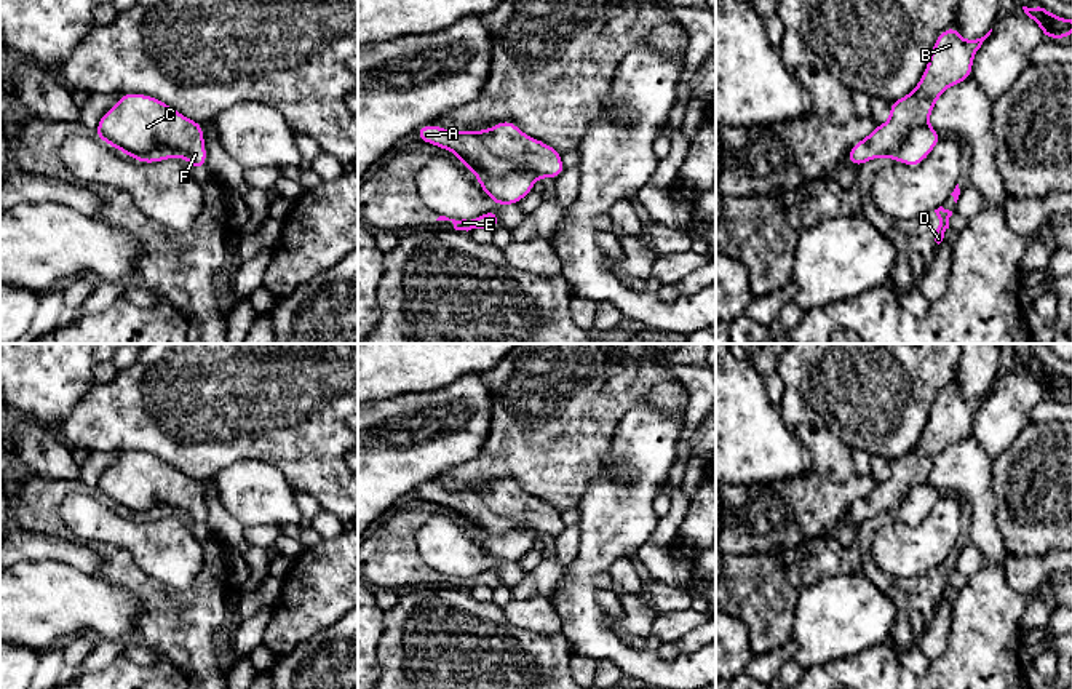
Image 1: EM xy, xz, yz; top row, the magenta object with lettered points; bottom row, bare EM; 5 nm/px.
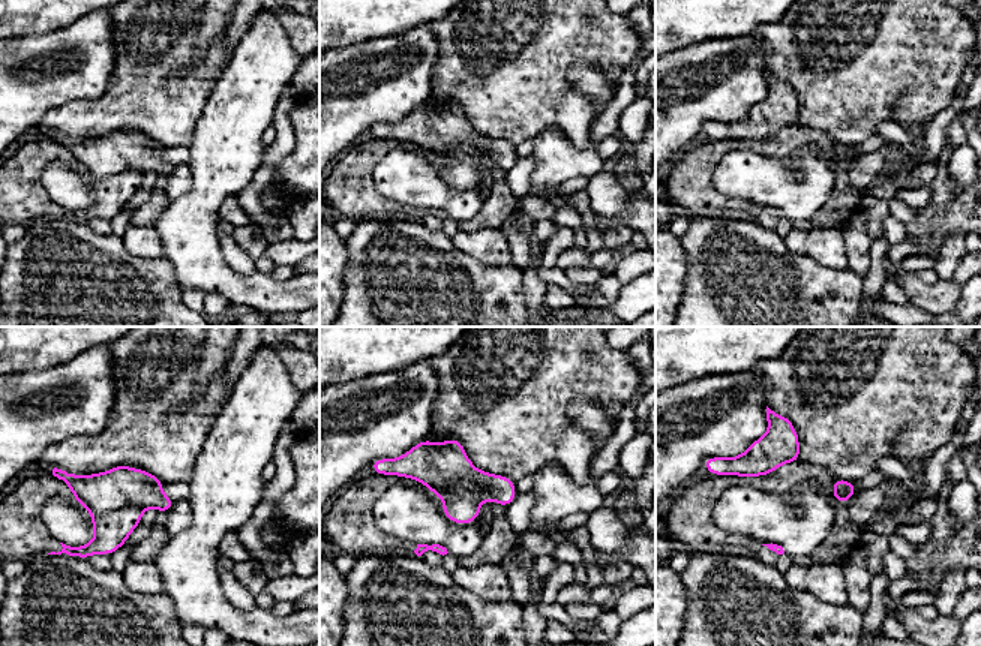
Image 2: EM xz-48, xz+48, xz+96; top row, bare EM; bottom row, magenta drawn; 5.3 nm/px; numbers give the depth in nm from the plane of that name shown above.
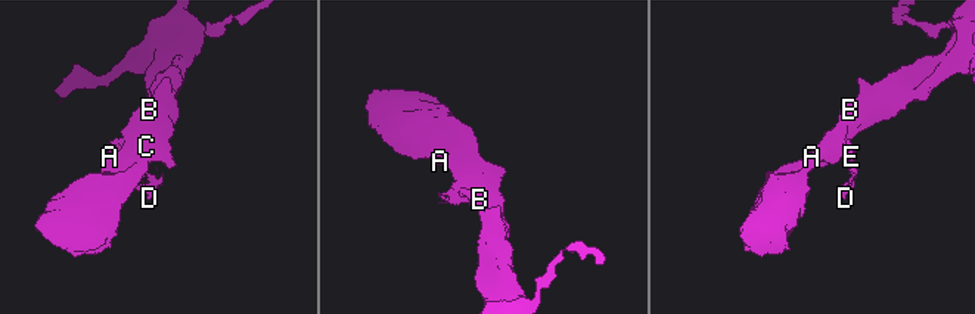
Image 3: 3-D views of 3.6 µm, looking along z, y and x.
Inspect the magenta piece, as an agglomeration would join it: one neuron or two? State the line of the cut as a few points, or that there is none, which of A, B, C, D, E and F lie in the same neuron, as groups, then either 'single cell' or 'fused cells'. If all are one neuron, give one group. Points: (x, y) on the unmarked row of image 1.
cut in xz along (539, 536), (526, 528), (512, 528), (478, 537); A B C F / D E; fused cells

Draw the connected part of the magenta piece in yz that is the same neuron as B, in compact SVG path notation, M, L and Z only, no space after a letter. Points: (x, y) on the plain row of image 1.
M955 384L943 388L930 409L930 417L919 443L907 454L890 460L890 478L883 483L877 483L868 496L858 499L848 510L847 520L858 526L869 518L875 518L879 515L891 516L899 510L906 497L915 488L928 483L933 464L939 454L952 443L959 443L971 435L975 411L981 406L991 390L992 387L976 398L963 398Z

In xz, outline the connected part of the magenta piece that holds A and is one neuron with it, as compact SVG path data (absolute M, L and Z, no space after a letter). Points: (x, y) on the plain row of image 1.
M503 478L481 489L449 489L438 483L425 483L417 499L454 510L478 537L500 536L514 528L527 528L538 537L558 537L564 531L561 510L524 492L513 480Z

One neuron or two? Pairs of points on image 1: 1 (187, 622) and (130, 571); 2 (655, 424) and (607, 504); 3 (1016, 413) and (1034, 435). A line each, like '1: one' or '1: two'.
1: one
2: one
3: two

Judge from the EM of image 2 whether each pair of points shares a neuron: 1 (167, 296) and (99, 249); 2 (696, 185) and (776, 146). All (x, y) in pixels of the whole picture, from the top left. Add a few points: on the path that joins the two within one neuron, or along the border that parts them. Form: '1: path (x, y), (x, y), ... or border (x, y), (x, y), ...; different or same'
1: path (150, 296), (146, 296), (116, 266); same
2: path (707, 162), (723, 146), (753, 146); same

